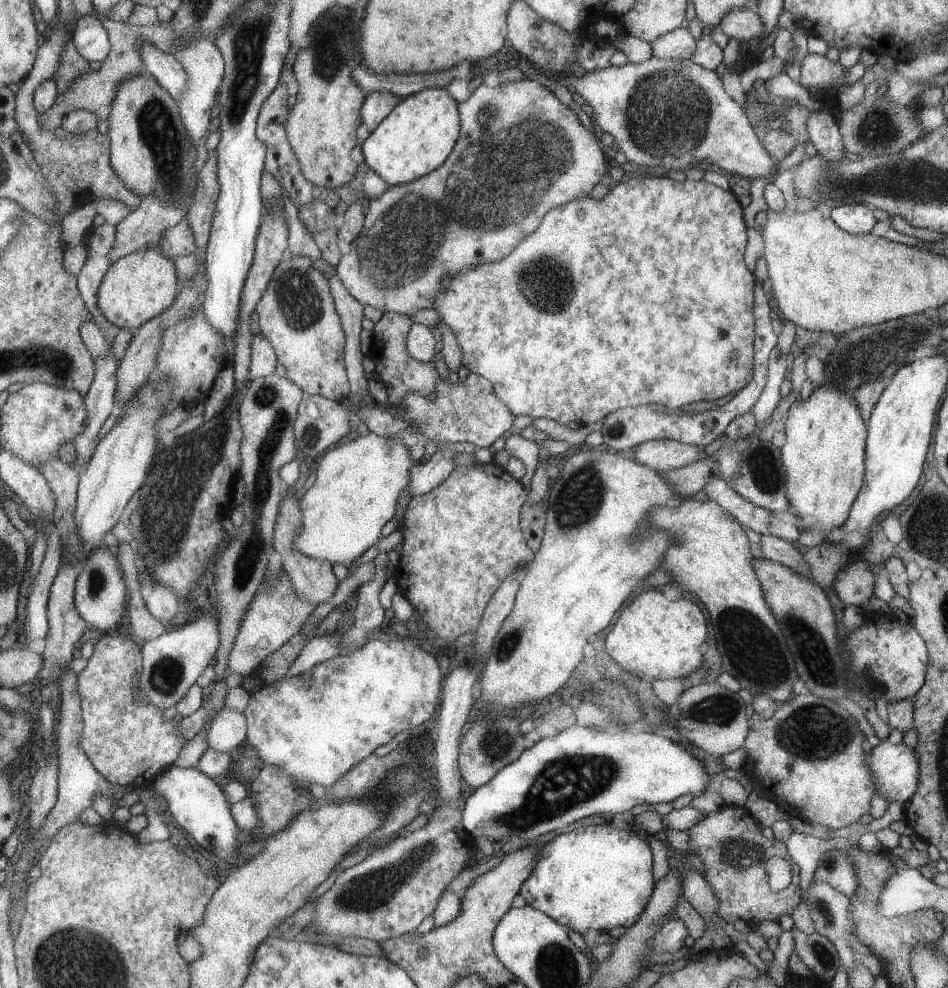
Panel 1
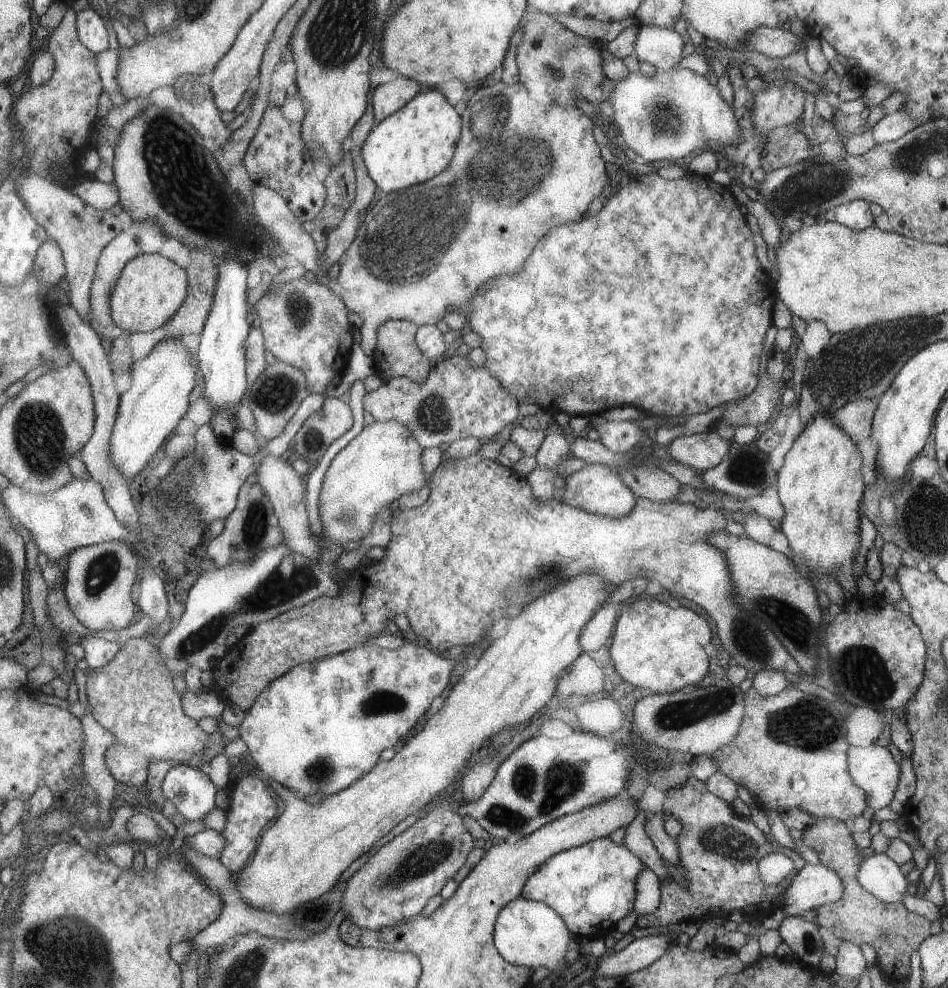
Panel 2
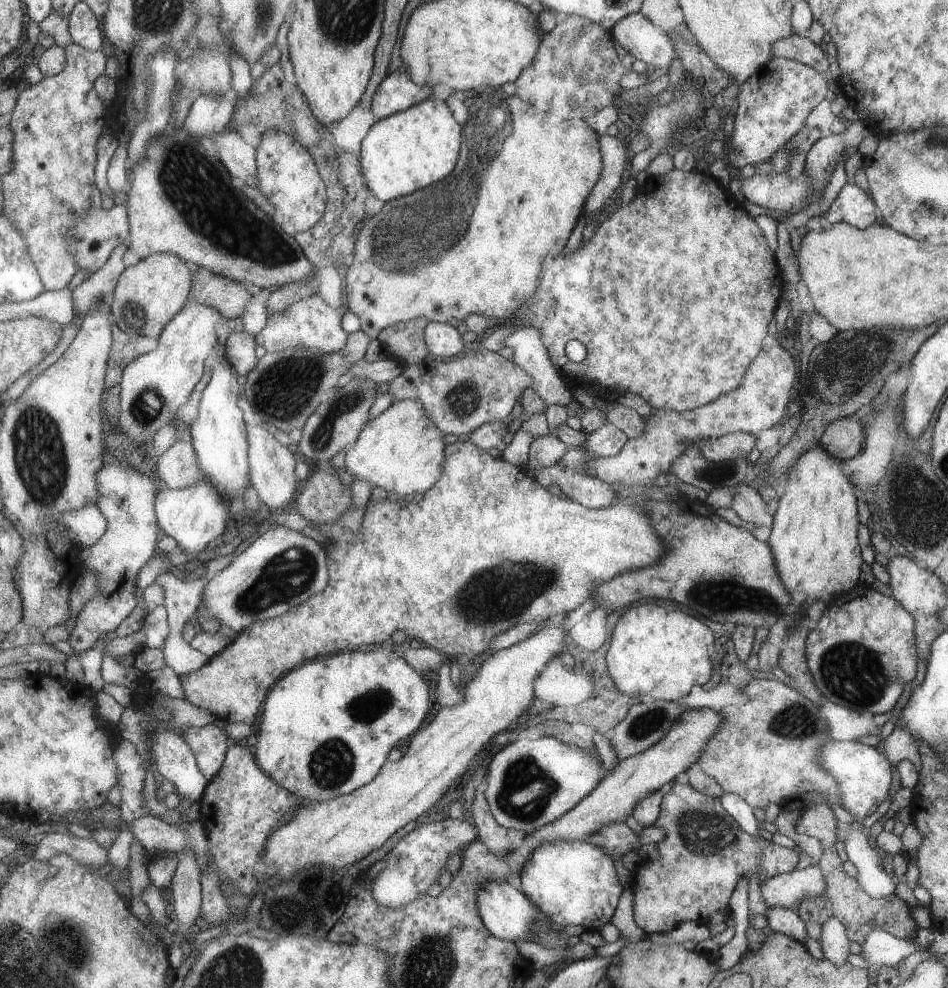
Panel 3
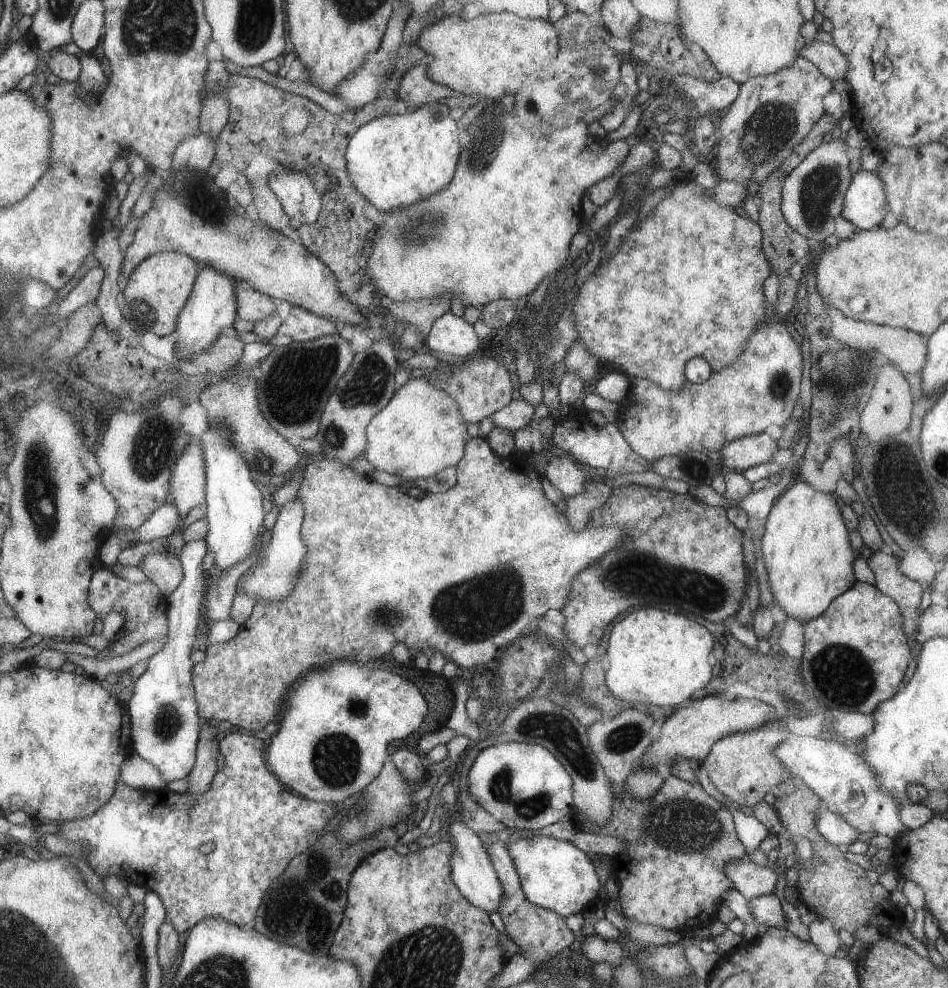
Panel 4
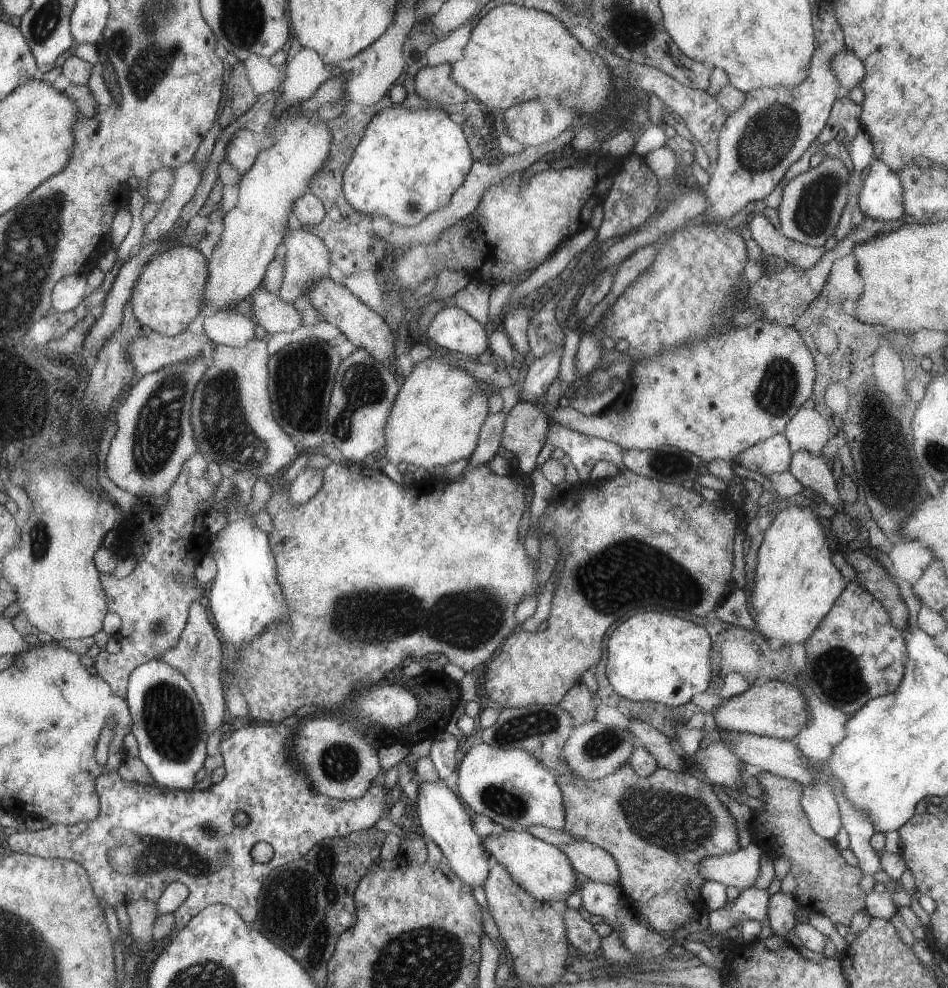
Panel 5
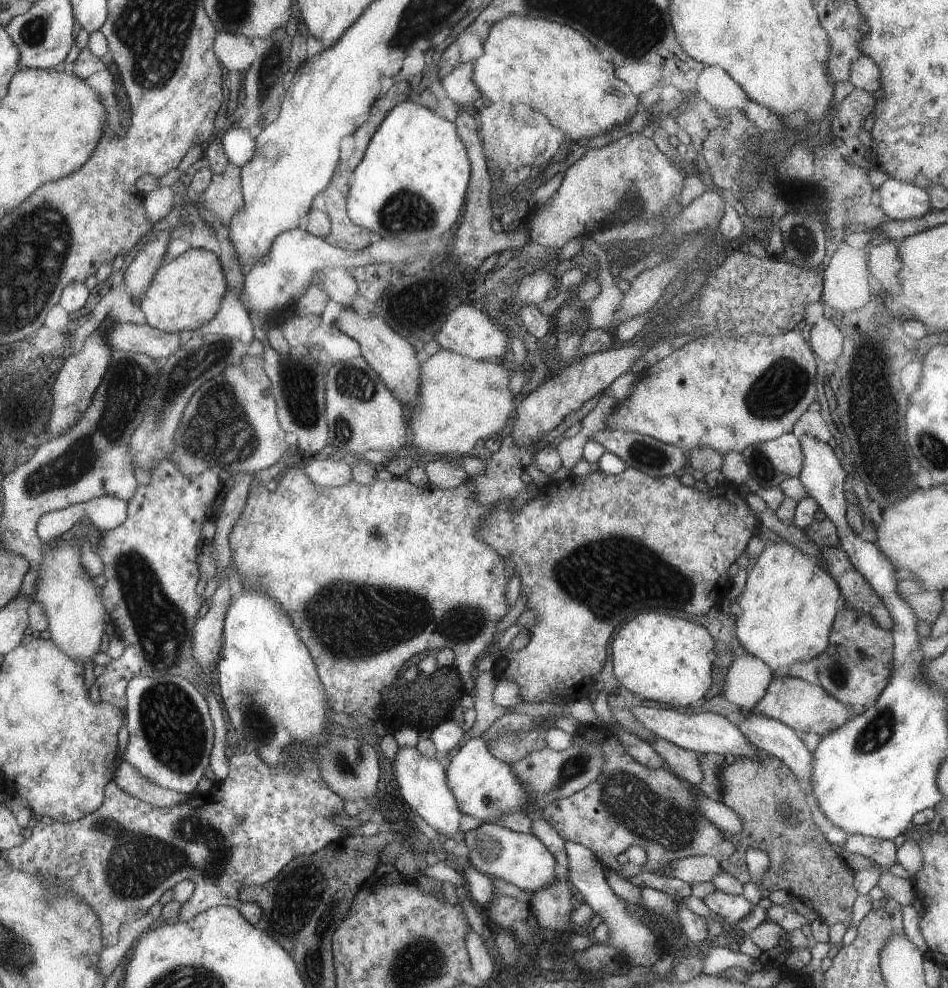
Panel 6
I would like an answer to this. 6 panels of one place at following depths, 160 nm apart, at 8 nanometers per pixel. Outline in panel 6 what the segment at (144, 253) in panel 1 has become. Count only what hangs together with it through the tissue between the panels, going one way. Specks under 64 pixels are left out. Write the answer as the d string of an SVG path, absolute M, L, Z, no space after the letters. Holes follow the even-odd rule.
M191 247L173 260L164 260L151 278L138 309L146 325L165 333L196 331L216 317L220 302L227 293L220 260L203 248Z

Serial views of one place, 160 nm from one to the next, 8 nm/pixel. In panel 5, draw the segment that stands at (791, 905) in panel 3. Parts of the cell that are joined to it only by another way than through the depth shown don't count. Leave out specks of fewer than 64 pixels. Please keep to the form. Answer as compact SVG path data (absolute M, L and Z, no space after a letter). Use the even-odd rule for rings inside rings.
M749 844L736 852L704 858L698 869L705 881L714 881L739 890L751 888L759 876L759 846Z

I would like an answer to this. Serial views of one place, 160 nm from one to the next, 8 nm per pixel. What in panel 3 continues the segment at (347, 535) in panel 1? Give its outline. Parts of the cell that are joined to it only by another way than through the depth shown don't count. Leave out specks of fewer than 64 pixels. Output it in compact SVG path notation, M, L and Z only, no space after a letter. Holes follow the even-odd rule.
M397 400L365 424L356 442L345 452L343 468L353 481L382 488L395 498L423 494L440 478L444 463L443 437L415 400Z

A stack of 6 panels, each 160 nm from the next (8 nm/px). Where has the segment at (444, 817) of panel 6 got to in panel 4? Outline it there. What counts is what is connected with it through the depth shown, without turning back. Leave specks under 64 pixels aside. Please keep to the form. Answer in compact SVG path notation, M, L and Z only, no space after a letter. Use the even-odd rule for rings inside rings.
M462 818L446 823L445 827L451 834L450 842L453 846L452 878L457 890L481 912L487 914L499 912L501 902L505 900L506 891L503 884L497 879L496 870L488 858L487 850L483 849L481 839L465 826Z

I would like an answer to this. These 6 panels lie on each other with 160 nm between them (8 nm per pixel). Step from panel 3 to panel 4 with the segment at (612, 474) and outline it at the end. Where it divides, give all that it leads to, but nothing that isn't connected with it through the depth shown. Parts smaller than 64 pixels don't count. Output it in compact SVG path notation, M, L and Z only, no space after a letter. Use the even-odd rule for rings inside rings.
M770 318L749 338L745 352L741 352L741 356L731 366L725 366L717 372L711 371L709 378L701 384L685 381L679 392L668 392L649 380L632 380L614 424L620 428L621 435L633 452L649 462L689 451L701 451L713 457L717 450L724 449L735 438L764 433L769 424L781 428L781 424L788 421L799 396L801 360L801 350L789 336L787 328L777 319Z

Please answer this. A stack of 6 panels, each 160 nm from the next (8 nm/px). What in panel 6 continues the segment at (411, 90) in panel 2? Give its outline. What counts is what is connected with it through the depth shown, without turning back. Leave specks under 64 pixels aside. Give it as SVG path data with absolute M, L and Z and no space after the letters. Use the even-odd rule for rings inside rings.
M463 62L460 66L455 66L453 70L449 70L445 78L441 78L443 94L449 100L453 100L458 108L467 108L481 103L480 91L472 82L472 71L471 62Z

